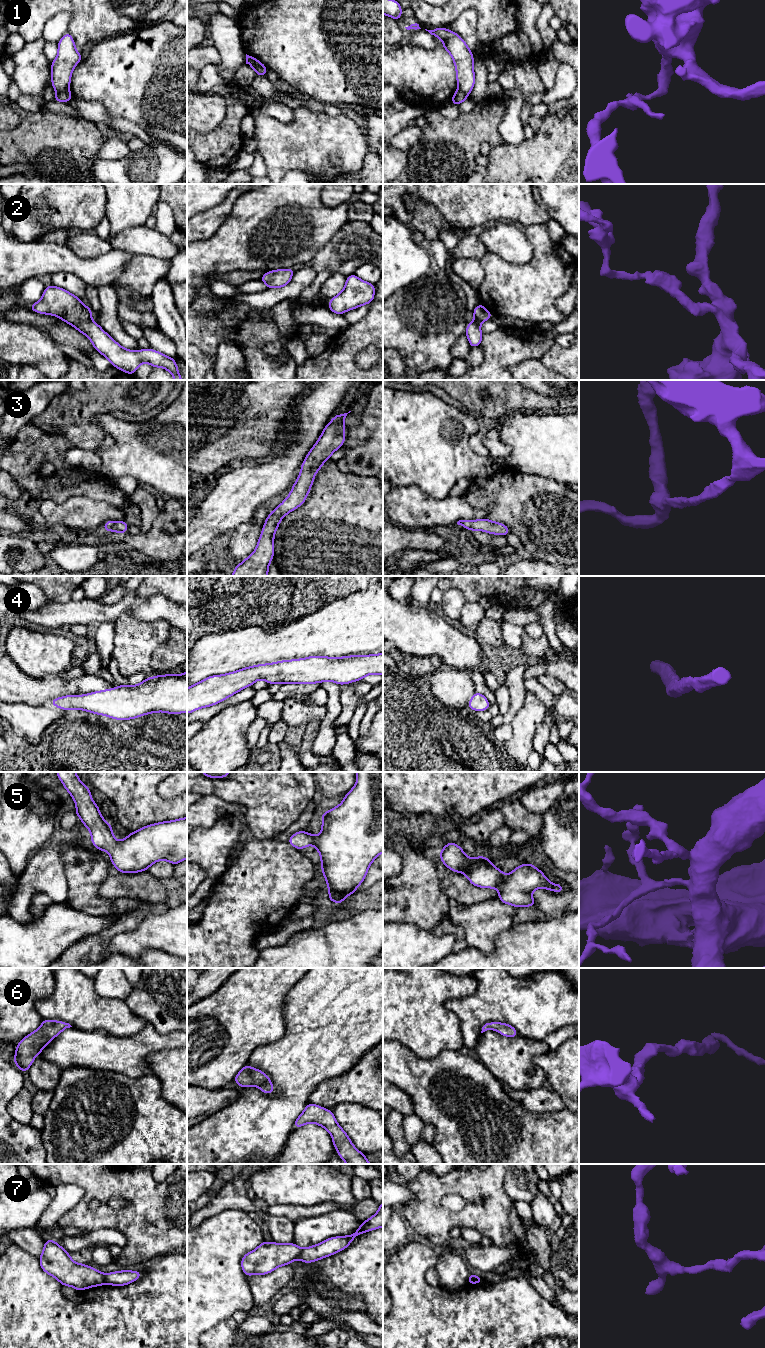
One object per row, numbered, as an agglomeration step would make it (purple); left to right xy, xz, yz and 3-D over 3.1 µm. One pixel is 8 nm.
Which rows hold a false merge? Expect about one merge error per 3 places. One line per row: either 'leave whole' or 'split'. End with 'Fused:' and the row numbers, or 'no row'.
1: split
2: leave whole
3: leave whole
4: leave whole
5: leave whole
6: leave whole
7: split
Fused: 1, 7

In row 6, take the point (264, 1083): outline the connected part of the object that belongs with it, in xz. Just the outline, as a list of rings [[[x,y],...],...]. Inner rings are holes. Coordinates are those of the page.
[[[245,1065],[233,1079],[239,1085],[239,1088],[257,1086],[264,1094],[270,1094],[275,1091],[270,1078],[259,1069]]]

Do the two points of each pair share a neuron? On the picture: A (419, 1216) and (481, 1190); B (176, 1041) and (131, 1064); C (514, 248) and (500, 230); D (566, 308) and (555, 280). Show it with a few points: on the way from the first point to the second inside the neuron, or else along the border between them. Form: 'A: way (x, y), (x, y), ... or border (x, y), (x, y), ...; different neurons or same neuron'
A: way (432, 1200), (445, 1187), (465, 1187); same neuron
B: way (165, 1042), (153, 1042), (142, 1053); same neuron
C: way (510, 244), (500, 234); same neuron
D: border (568, 288), (554, 301), (554, 306), (566, 316); different neurons

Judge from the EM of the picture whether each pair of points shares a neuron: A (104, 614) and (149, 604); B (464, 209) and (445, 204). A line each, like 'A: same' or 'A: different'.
A: same
B: same

